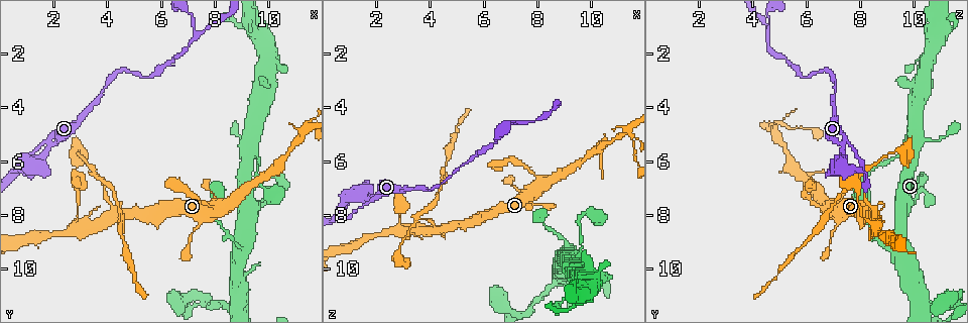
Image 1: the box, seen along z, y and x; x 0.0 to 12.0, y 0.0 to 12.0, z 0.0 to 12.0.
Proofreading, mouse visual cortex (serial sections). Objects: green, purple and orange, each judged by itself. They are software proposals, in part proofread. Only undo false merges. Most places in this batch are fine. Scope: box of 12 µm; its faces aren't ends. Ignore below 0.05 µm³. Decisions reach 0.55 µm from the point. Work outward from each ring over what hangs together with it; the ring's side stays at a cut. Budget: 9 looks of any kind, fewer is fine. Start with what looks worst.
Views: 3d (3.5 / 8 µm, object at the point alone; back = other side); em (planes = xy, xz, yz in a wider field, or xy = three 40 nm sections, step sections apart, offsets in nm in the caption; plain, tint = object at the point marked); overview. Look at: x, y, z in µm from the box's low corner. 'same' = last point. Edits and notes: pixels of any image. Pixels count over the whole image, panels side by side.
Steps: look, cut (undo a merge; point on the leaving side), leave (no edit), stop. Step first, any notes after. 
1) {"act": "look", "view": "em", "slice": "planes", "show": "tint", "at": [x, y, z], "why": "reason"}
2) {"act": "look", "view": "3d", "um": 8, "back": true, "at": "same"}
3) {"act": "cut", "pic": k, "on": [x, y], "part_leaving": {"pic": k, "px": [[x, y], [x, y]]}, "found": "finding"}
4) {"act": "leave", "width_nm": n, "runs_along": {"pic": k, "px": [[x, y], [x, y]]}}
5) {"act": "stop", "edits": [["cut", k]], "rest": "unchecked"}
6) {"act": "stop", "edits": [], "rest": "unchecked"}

{"act": "look", "view": "3d", "um": 3.5, "at": [7.3, 1.4, 4.5]}

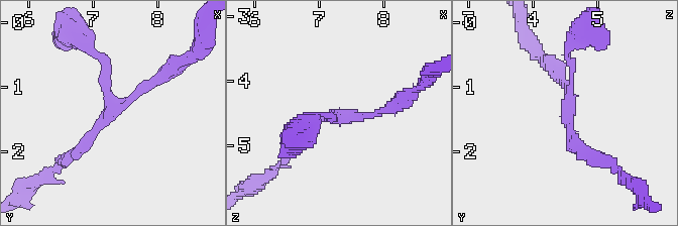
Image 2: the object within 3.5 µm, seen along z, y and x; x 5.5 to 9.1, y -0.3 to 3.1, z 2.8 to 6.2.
{"act": "look", "view": "em", "slice": "planes", "show": "tint", "at": [7.30, 1.30, 4.55]}

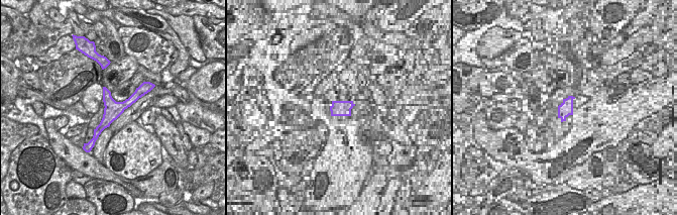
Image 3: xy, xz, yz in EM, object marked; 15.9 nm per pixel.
{"act": "leave", "arms": 3, "runs_along": {"pic": 2, "px": [[71, 153], [114, 107], [105, 61], [89, 48]]}, "found": "all the same cell"}

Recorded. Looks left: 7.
{"act": "look", "view": "3d", "um": 3.5, "at": [11.4, 4.7, 4.8], "why": "abrupt turn"}

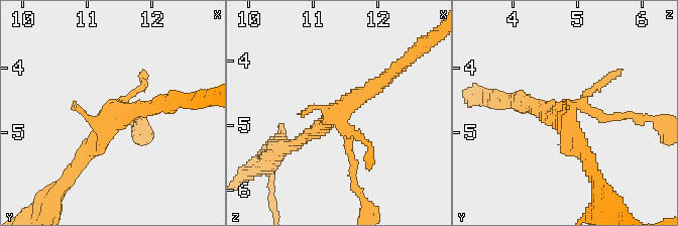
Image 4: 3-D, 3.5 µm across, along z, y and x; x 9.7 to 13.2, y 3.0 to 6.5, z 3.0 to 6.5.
{"act": "look", "view": "em", "slice": "xy", "step": 3, "show": "tint", "at": [11.35, 4.75, 4.80]}

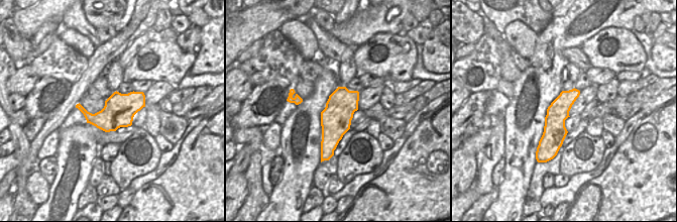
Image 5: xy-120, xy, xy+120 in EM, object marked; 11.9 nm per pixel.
{"act": "leave", "runs_along": {"pic": 4, "px": [[76, 163], [109, 111], [128, 117]]}, "found": "one cell here"}

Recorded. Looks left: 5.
{"act": "look", "view": "3d", "um": 3.5, "at": [4.4, 7.9, 8.6], "why": "calibre changes"}

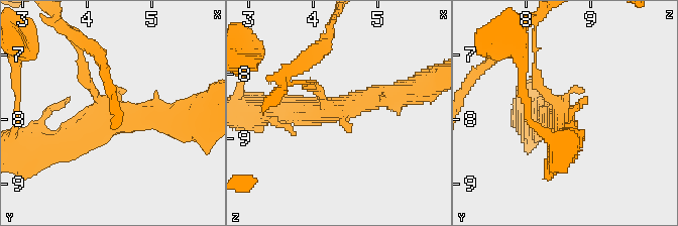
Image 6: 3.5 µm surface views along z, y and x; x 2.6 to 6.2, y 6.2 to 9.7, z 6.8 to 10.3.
{"act": "look", "view": "em", "slice": "xy", "step": 1, "show": "plain", "at": [4.35, 7.95, 8.55], "why": "need the tissue"}

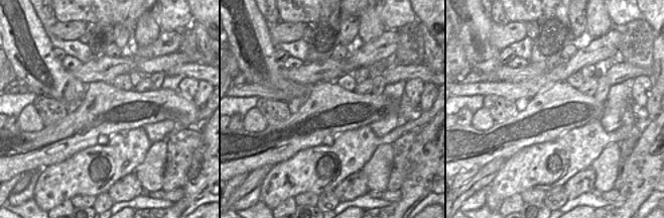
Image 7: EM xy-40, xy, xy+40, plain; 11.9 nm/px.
{"act": "look", "view": "em", "slice": "xy", "step": 1, "show": "tint", "at": "same", "why": "where the object lies"}

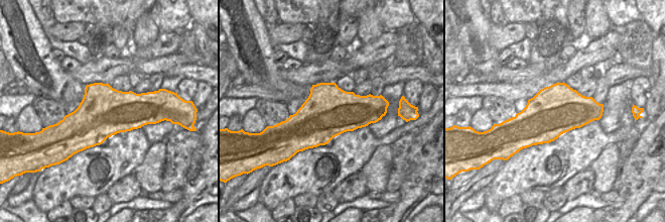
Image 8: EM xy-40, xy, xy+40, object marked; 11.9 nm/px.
{"act": "leave", "runs_along": {"pic": 6, "px": [[178, 118], [112, 115], [50, 143]]}, "found": "one cell here"}

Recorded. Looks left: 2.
{"act": "stop", "edits": [], "rest": "unchecked"}

